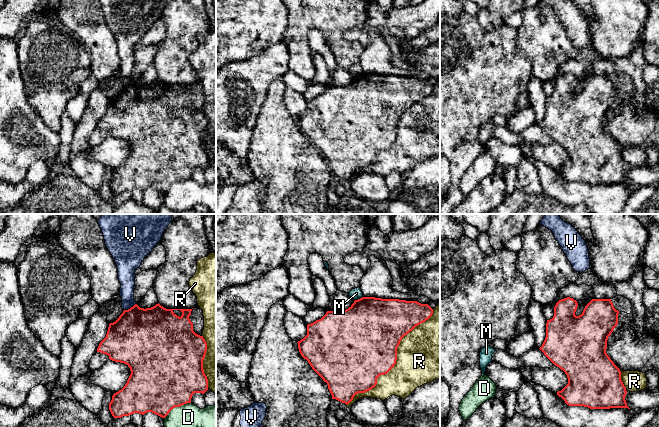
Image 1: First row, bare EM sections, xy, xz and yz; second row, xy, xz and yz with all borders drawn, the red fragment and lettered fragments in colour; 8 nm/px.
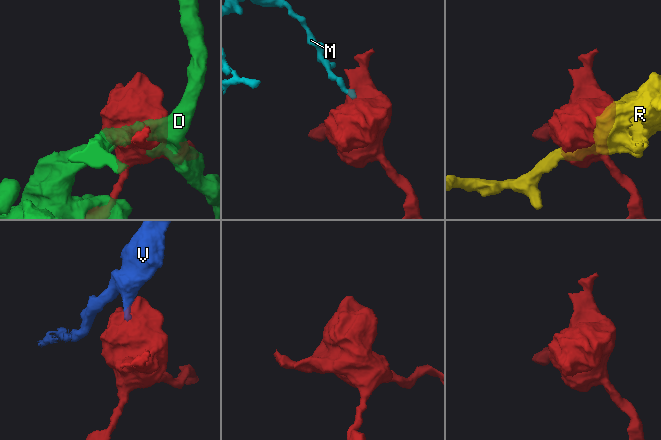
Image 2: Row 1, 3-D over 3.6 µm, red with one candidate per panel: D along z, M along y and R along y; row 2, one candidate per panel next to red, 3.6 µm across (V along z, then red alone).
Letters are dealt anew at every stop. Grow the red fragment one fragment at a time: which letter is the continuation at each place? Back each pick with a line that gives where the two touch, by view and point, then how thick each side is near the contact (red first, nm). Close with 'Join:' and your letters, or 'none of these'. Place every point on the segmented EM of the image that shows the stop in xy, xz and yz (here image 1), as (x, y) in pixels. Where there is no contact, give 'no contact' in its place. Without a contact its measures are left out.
Join: none of these

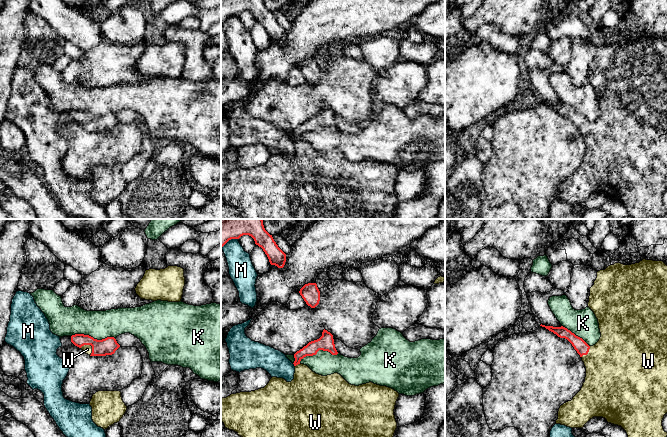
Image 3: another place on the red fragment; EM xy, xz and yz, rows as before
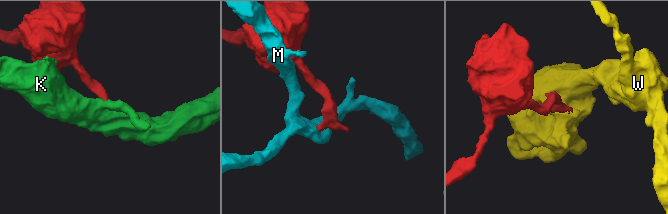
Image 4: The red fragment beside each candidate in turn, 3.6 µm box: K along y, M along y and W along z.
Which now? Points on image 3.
W: xy (90, 344) | 140/70 nm
Join: W

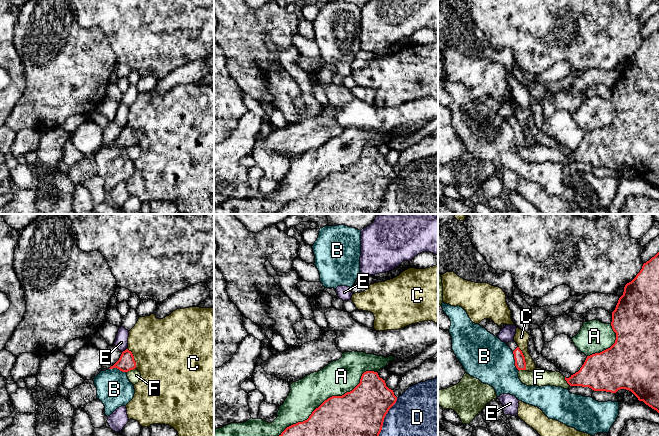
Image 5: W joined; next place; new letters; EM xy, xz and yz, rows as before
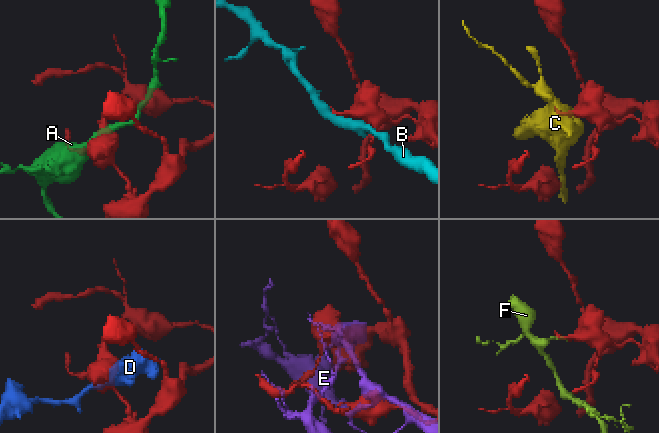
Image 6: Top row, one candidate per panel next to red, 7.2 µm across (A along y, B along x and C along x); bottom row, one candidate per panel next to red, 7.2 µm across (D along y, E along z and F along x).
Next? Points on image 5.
Join: none of these

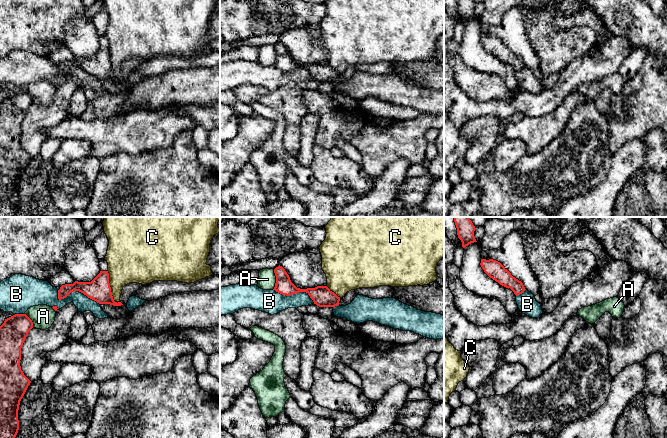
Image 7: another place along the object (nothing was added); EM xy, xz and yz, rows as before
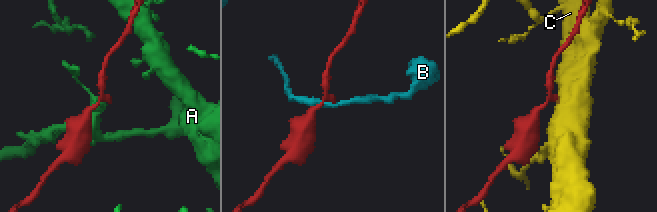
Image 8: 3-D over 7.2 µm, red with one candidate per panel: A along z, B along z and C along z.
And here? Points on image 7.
Join: none of these

